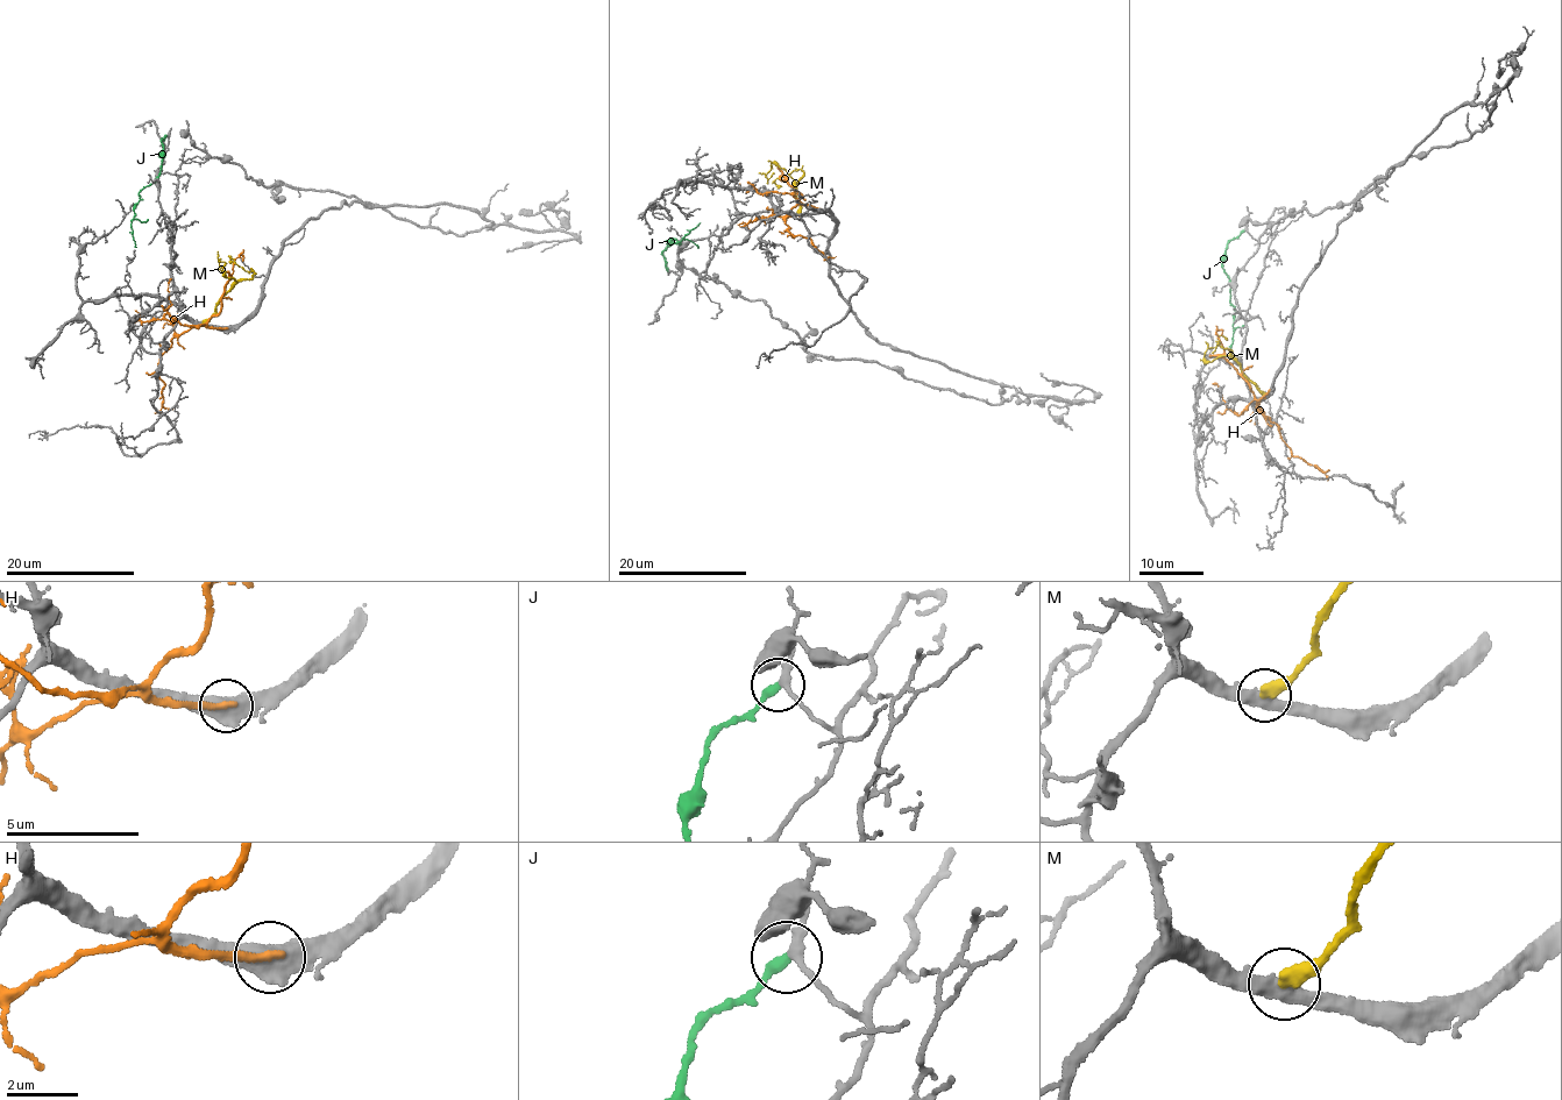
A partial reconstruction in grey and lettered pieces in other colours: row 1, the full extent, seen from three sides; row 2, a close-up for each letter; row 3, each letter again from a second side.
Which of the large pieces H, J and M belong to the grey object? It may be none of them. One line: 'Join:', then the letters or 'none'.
Join: none

